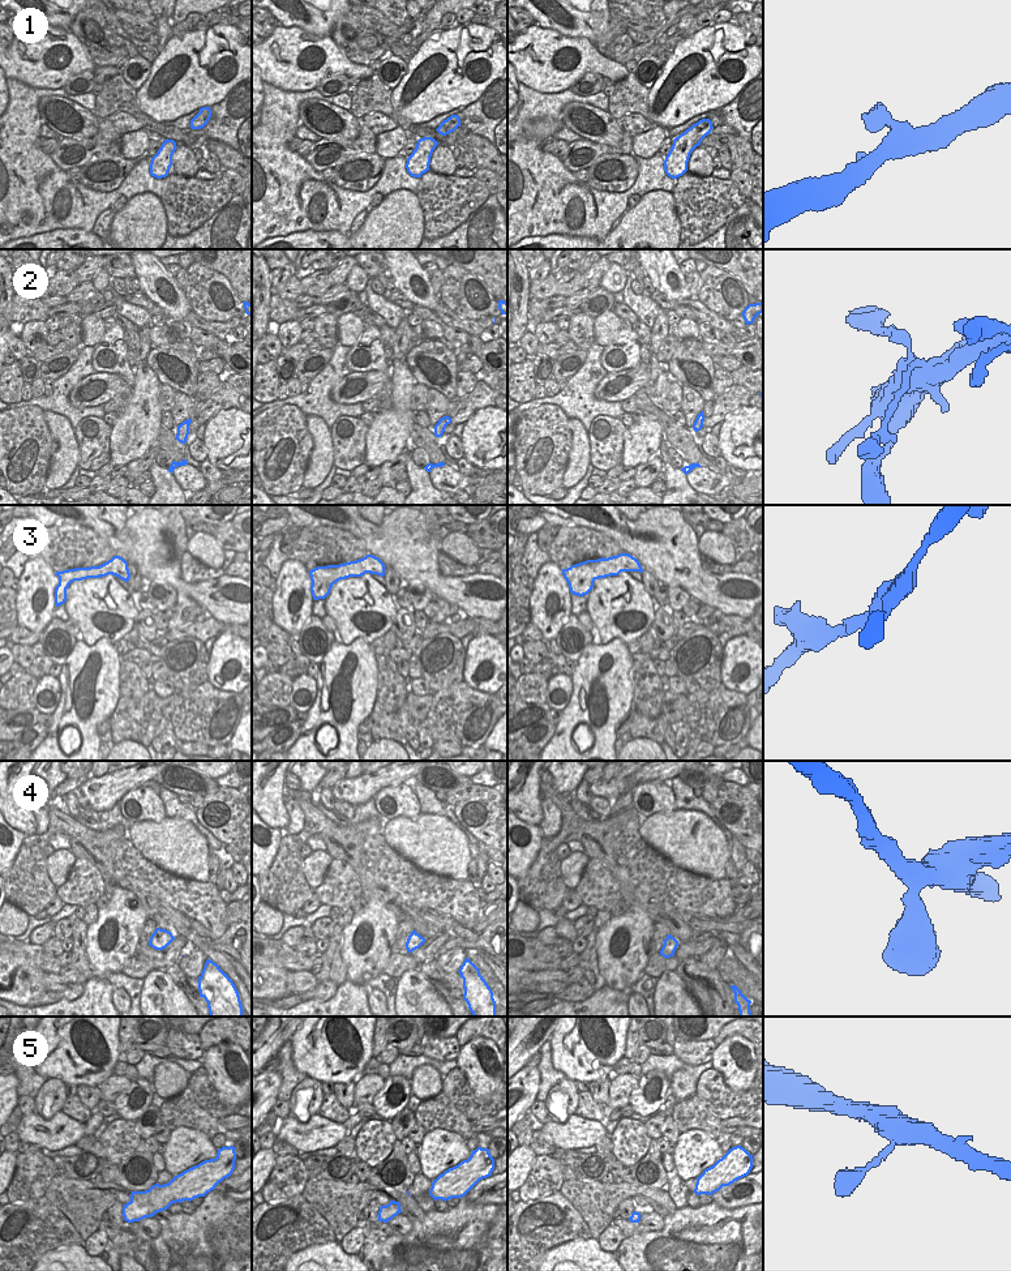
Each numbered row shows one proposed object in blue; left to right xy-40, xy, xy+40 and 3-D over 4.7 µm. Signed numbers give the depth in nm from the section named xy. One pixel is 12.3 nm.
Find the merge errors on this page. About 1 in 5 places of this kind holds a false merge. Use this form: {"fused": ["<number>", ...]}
{"fused": []}

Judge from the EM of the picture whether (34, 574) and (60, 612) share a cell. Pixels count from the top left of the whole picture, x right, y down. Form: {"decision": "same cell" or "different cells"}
{"decision": "different cells"}

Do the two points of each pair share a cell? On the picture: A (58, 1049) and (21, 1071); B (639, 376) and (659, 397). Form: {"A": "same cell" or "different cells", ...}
{"A": "different cells", "B": "different cells"}

